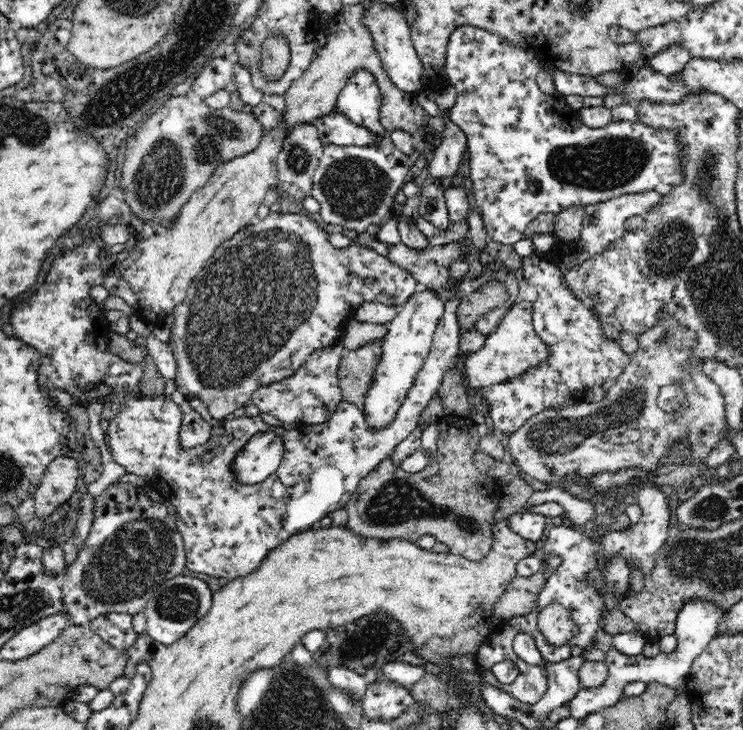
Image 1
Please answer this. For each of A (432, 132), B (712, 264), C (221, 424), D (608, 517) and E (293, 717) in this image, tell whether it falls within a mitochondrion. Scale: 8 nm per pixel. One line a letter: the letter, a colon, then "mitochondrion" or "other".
A: other
B: mitochondrion
C: other
D: other
E: mitochondrion

